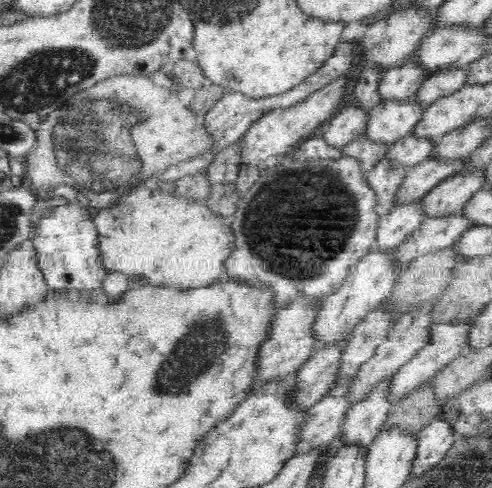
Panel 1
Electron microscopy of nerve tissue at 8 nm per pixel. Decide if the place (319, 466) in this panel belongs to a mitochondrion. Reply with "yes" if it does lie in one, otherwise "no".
no

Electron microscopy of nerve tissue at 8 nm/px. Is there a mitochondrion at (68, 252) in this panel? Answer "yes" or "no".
no

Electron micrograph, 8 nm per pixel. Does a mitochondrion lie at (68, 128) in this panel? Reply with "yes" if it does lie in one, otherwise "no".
yes

